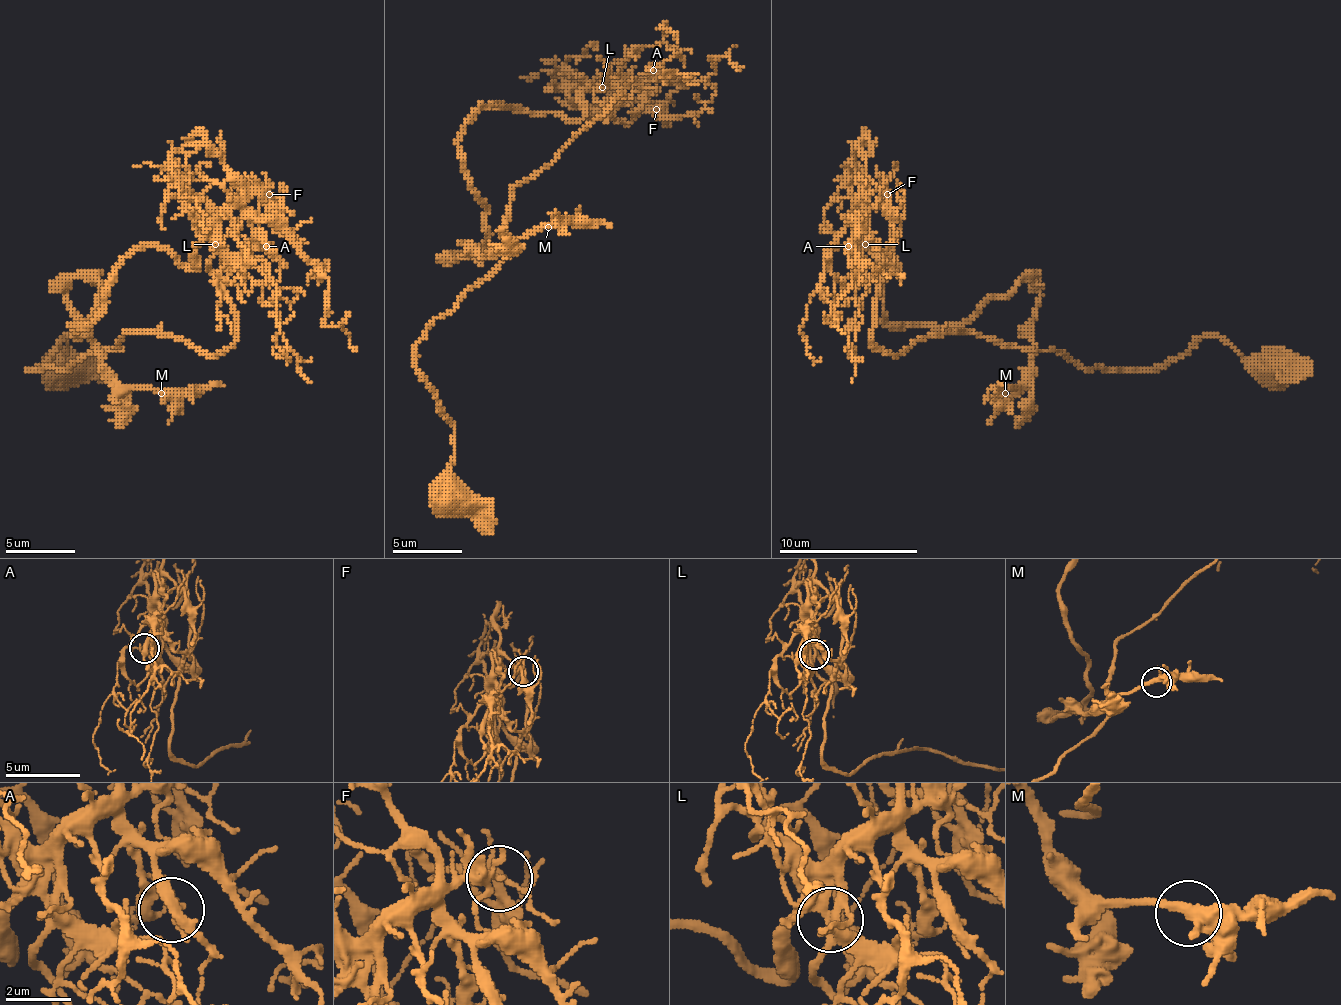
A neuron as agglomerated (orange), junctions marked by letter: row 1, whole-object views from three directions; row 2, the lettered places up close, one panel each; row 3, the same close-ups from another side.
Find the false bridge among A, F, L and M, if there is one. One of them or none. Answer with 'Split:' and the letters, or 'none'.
Split: none

